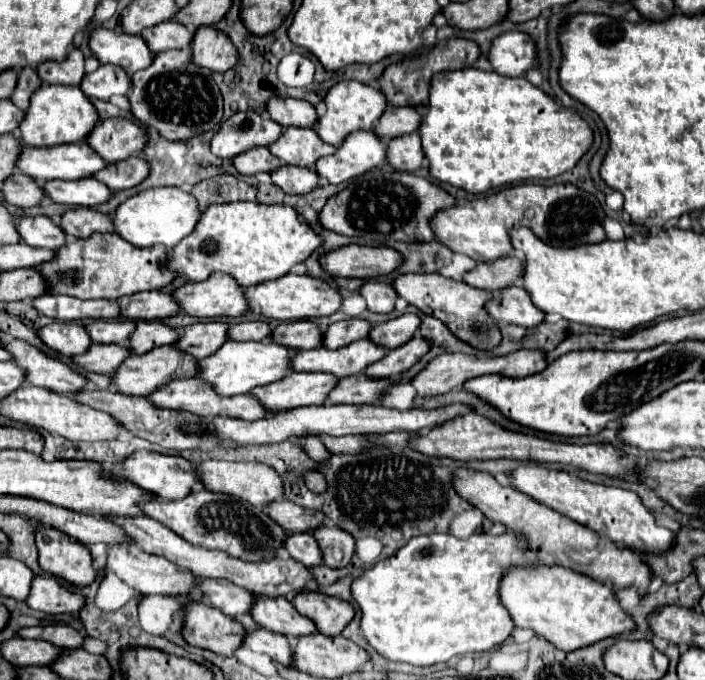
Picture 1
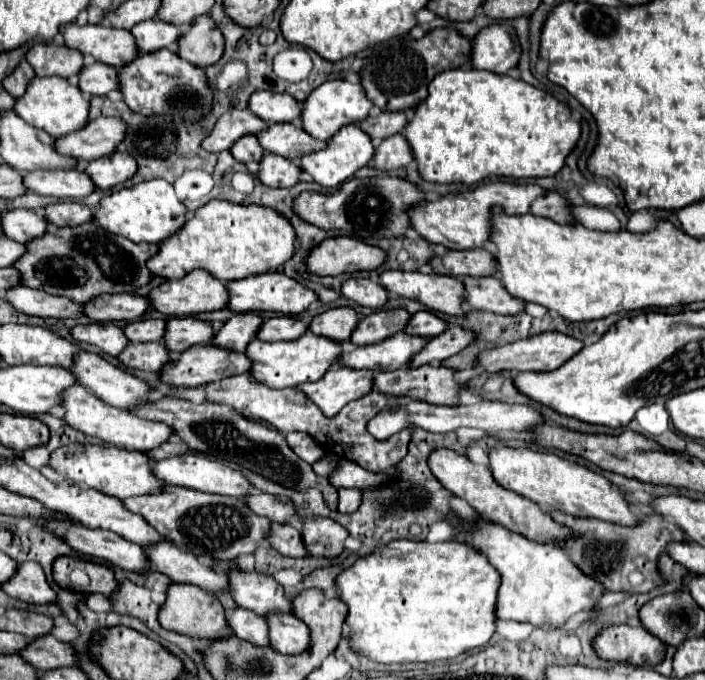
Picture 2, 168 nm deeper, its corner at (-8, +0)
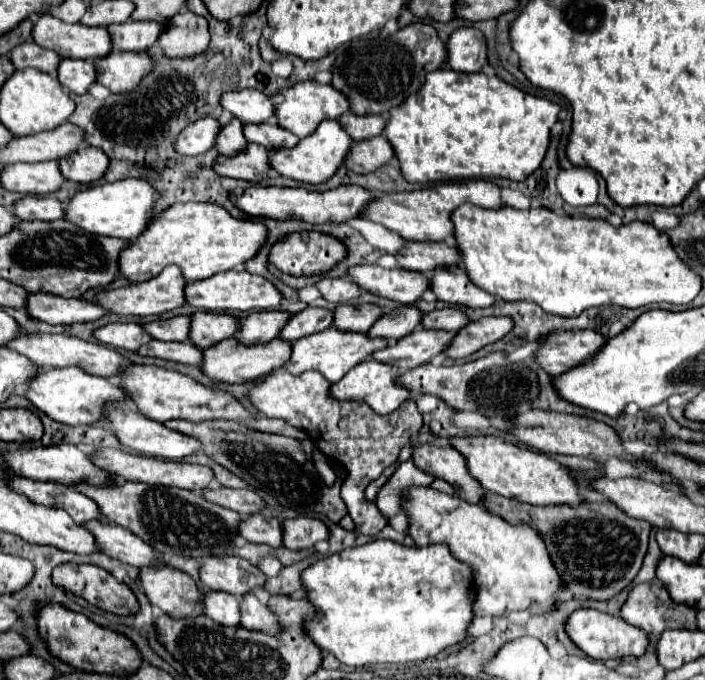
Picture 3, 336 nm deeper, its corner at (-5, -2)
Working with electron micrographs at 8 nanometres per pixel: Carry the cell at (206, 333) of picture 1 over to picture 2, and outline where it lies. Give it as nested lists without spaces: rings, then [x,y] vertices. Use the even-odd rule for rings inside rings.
[[[252,312],[252,314],[234,314],[222,330],[216,332],[214,344],[234,350],[234,352],[246,352],[248,344],[252,338],[256,338],[260,326],[262,326],[262,316]]]

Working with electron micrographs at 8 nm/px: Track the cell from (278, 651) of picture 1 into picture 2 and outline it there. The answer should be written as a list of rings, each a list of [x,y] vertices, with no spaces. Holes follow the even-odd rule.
[[[234,608],[226,616],[226,620],[238,638],[258,646],[268,646],[268,624],[256,612],[250,612],[246,608]]]

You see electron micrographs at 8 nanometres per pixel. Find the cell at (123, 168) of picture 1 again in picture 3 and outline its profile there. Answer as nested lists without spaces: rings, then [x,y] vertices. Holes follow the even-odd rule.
[[[87,146],[79,150],[79,154],[71,154],[71,158],[63,158],[63,162],[59,162],[59,168],[67,180],[79,184],[93,184],[107,172],[109,160],[103,150]]]

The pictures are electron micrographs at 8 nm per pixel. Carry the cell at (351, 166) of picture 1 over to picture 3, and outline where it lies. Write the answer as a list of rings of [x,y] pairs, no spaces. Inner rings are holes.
[[[327,120],[317,126],[317,130],[315,130],[315,134],[311,134],[311,138],[303,138],[299,142],[299,146],[273,150],[271,152],[271,168],[277,170],[285,178],[293,178],[297,182],[317,186],[317,184],[327,182],[343,166],[353,144],[355,144],[355,140],[351,140],[349,134],[343,132],[343,128],[339,126],[337,120]]]

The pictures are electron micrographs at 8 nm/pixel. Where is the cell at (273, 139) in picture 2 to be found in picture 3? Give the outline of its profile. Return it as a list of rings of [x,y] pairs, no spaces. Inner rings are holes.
[[[263,122],[263,124],[247,124],[243,126],[243,134],[247,142],[261,144],[267,150],[279,150],[279,148],[293,148],[299,144],[299,138],[291,134],[289,130],[281,128],[277,122]]]

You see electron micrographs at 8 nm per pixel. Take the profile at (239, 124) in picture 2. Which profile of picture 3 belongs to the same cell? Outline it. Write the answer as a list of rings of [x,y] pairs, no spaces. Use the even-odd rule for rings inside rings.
[[[201,118],[201,120],[189,124],[183,130],[183,134],[179,134],[179,138],[175,142],[175,150],[179,150],[179,154],[183,154],[183,156],[203,154],[215,146],[215,138],[221,128],[223,128],[223,124],[219,120]]]

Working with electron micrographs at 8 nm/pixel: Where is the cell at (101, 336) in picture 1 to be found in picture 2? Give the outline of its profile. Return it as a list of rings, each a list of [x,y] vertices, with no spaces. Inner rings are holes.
[[[148,318],[130,322],[124,328],[130,342],[162,342],[166,334],[166,320],[164,318]]]

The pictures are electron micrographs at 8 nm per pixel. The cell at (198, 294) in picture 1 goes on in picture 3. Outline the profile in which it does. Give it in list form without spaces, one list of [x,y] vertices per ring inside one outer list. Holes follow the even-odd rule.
[[[167,266],[159,276],[143,282],[143,284],[129,284],[117,290],[109,290],[97,296],[97,304],[107,308],[113,314],[129,314],[129,316],[153,316],[153,314],[163,314],[175,308],[181,308],[187,304],[185,300],[185,286],[187,282],[183,280],[183,272],[179,266]]]

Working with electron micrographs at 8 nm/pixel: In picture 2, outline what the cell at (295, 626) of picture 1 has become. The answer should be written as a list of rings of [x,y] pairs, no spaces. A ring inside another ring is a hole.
[[[228,572],[230,574],[230,596],[238,606],[248,608],[260,616],[270,612],[292,612],[290,600],[284,596],[284,588],[262,572]]]

